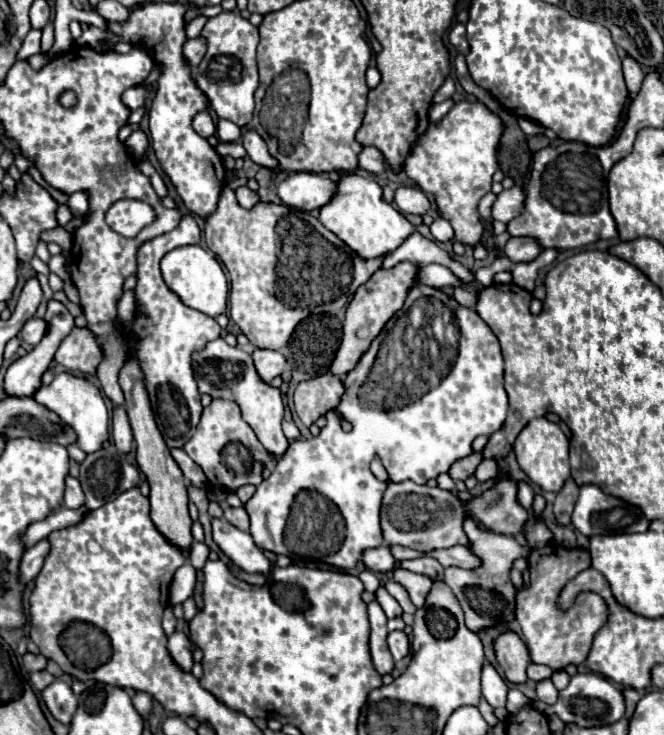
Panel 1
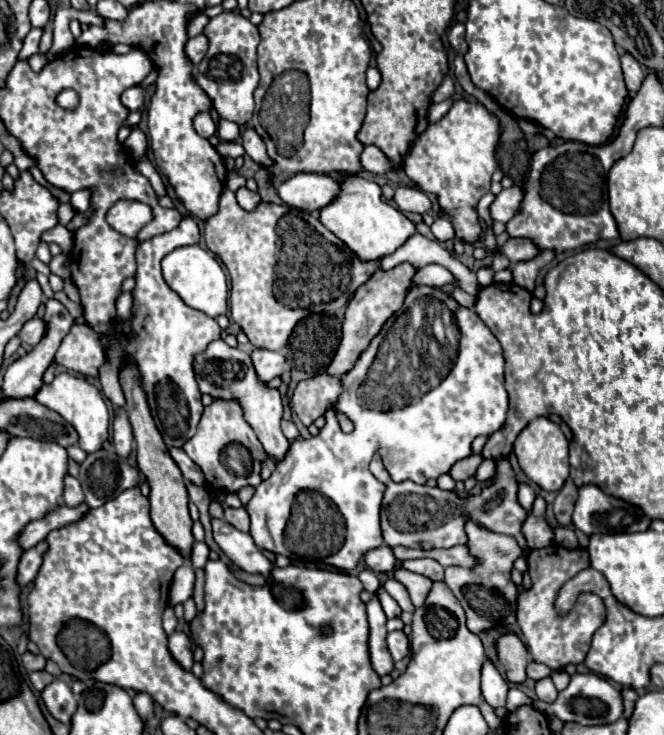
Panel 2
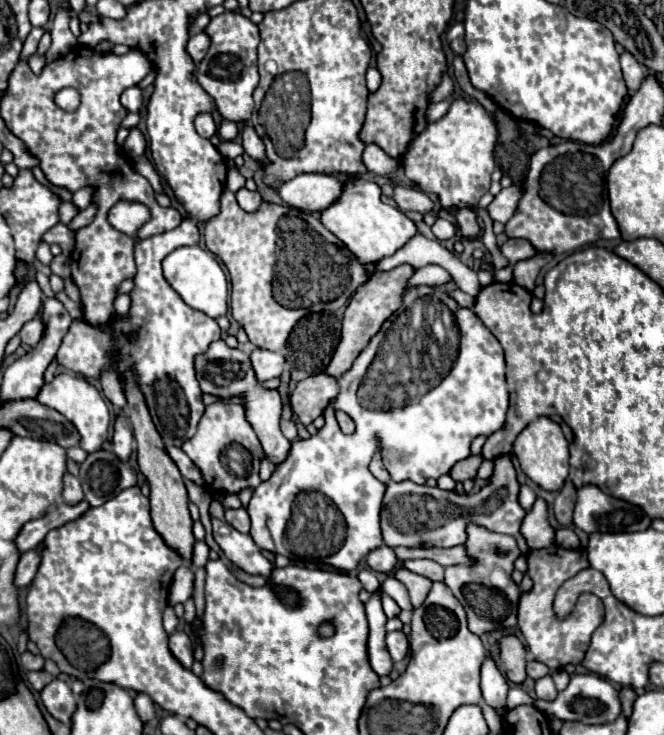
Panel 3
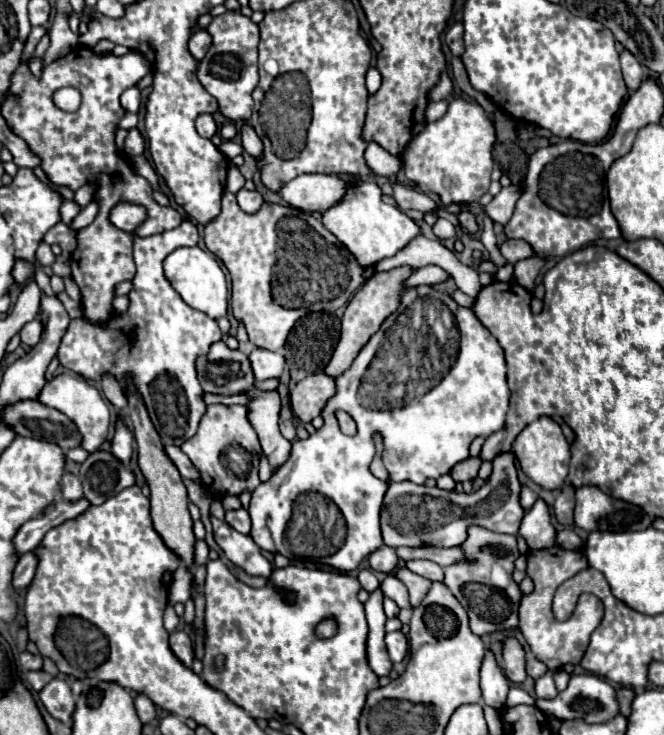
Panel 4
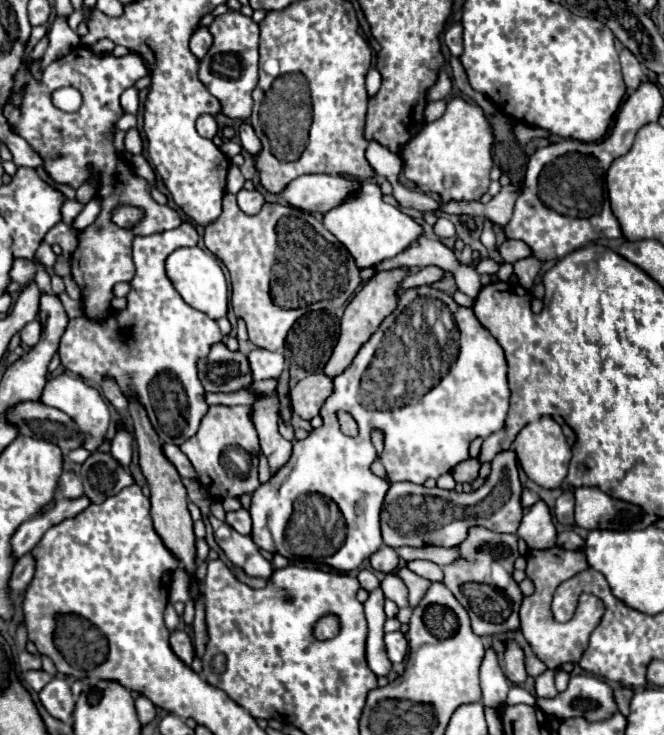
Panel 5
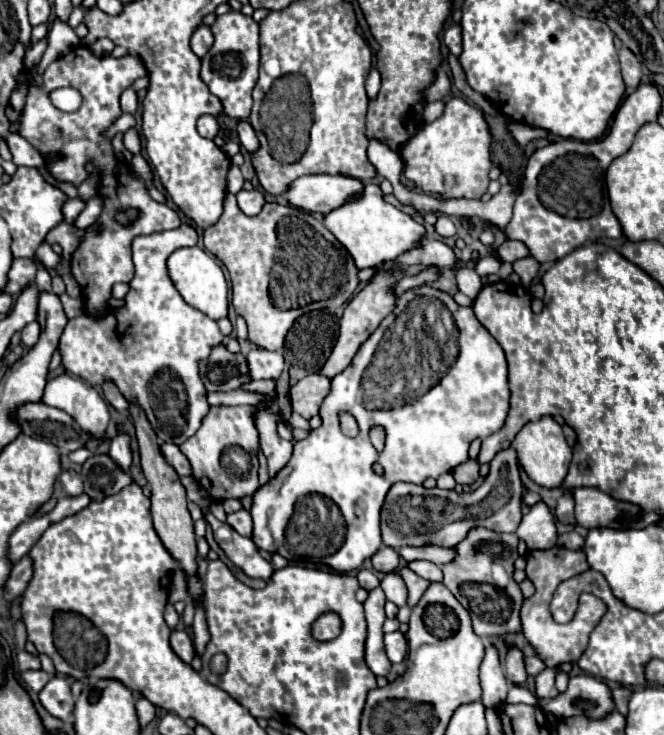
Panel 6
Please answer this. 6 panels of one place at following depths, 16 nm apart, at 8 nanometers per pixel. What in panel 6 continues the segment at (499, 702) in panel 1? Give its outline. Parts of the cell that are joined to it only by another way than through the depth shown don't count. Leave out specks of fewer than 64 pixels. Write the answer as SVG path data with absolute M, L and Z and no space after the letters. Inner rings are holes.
M486 646L486 656L480 666L480 686L482 686L482 702L484 706L502 706L508 694L508 680L502 672L498 650L494 646Z

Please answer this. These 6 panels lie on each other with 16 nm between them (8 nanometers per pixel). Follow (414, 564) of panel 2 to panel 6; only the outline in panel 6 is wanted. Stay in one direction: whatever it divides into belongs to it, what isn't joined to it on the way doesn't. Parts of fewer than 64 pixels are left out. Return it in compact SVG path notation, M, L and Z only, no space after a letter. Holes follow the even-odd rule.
M414 560L414 562L408 562L408 568L412 572L416 572L418 576L430 580L430 582L442 582L442 570L438 564L434 562L428 562L428 560Z

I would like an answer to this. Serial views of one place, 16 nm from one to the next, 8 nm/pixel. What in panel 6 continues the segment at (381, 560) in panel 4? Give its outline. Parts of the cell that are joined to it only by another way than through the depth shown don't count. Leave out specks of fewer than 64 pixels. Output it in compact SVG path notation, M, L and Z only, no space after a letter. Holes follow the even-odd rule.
M382 546L370 560L372 560L374 570L378 570L378 572L394 572L394 570L398 568L400 556L396 554L394 548L390 548L390 546Z

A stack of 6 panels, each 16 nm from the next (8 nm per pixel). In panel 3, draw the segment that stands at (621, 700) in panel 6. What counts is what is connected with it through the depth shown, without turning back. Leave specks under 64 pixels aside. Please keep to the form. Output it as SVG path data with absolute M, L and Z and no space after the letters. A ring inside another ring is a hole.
M622 688L620 690L620 700L622 700L622 714L628 718L632 714L632 700L636 700L636 690L632 688Z

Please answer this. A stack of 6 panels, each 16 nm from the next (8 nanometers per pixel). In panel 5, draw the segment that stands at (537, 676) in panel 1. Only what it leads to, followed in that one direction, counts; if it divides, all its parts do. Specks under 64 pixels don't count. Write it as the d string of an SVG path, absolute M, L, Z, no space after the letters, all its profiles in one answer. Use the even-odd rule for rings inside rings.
M536 656L526 658L526 672L528 672L528 676L536 678L536 676L540 676L540 672L546 672L546 670L548 670L548 668L546 668L546 664L544 664L544 662L540 662Z

